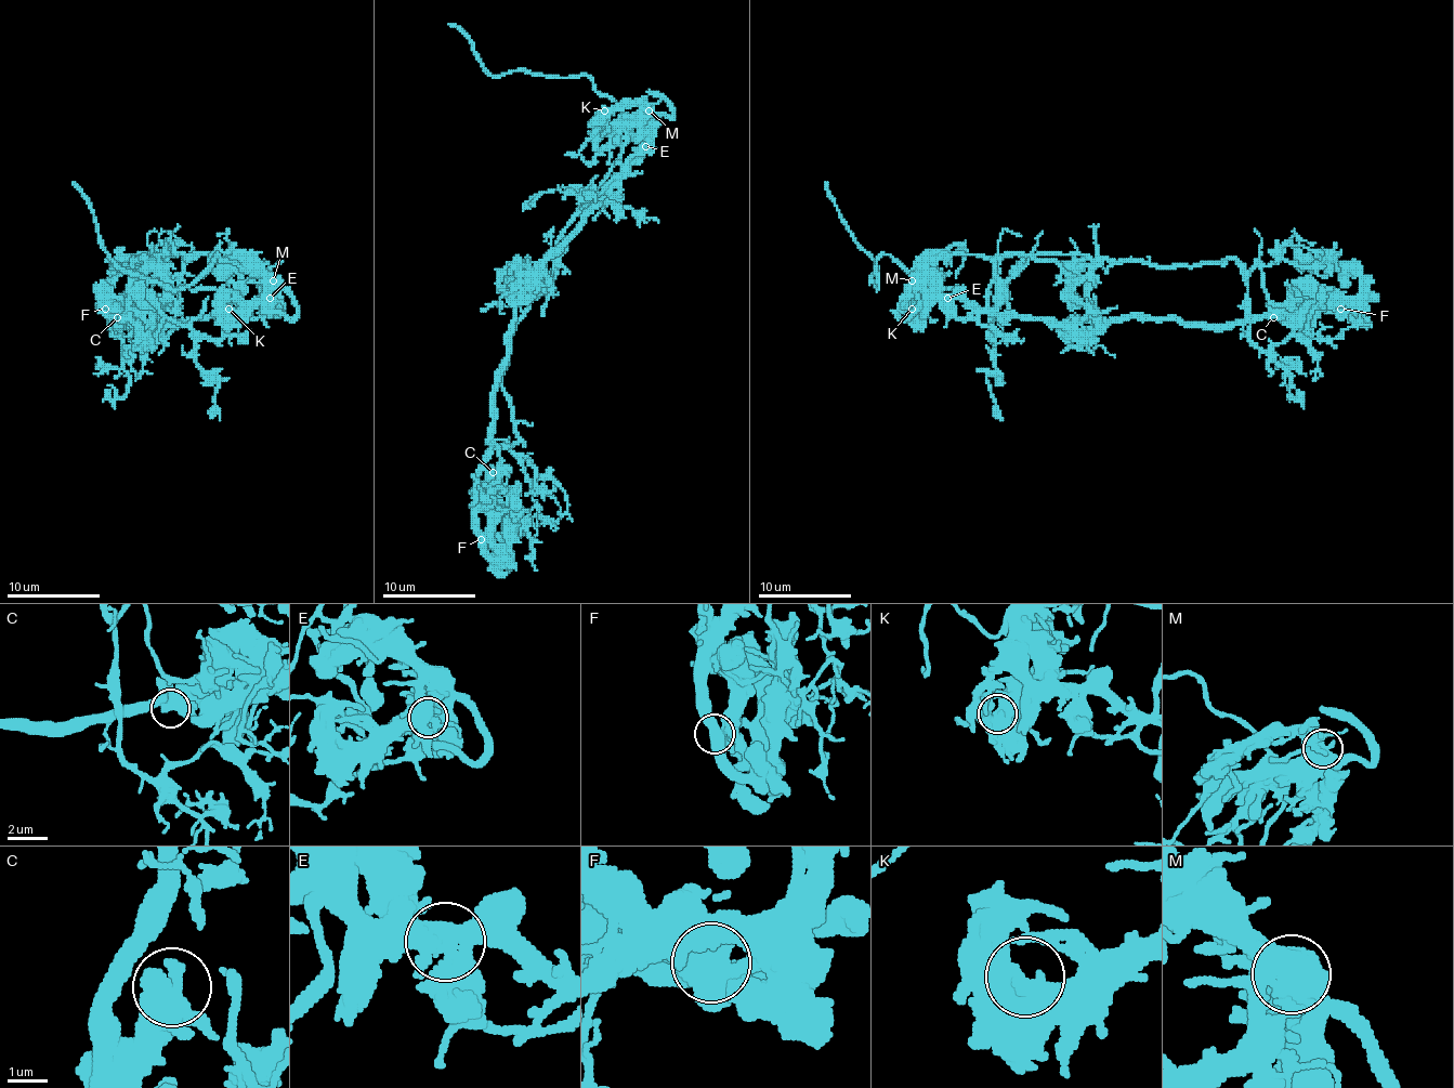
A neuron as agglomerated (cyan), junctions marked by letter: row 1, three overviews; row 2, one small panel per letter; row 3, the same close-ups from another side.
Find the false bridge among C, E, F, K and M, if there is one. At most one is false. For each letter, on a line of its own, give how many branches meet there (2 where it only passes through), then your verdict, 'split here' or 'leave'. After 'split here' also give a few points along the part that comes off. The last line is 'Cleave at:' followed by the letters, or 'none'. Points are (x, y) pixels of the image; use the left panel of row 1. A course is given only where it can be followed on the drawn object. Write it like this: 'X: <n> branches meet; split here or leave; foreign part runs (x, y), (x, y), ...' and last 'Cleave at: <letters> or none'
C: 3 branches meet; leave
E: 3 branches meet; split here; foreign part runs (269, 299), (248, 319), (206, 254), (133, 261), (143, 273), (126, 350), (159, 331), (178, 287)
F: 3 branches meet; leave
K: 3 branches meet; leave
M: 4 branches meet; leave
Cleave at: E

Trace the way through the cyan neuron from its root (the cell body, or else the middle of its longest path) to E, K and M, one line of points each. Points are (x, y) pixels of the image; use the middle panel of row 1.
E: (581, 220), (581, 215), (644, 145)
K: (581, 220), (581, 215), (626, 169), (649, 136), (651, 115), (638, 103), (618, 103), (604, 110)
M: (581, 220), (581, 215), (646, 141), (649, 110)

